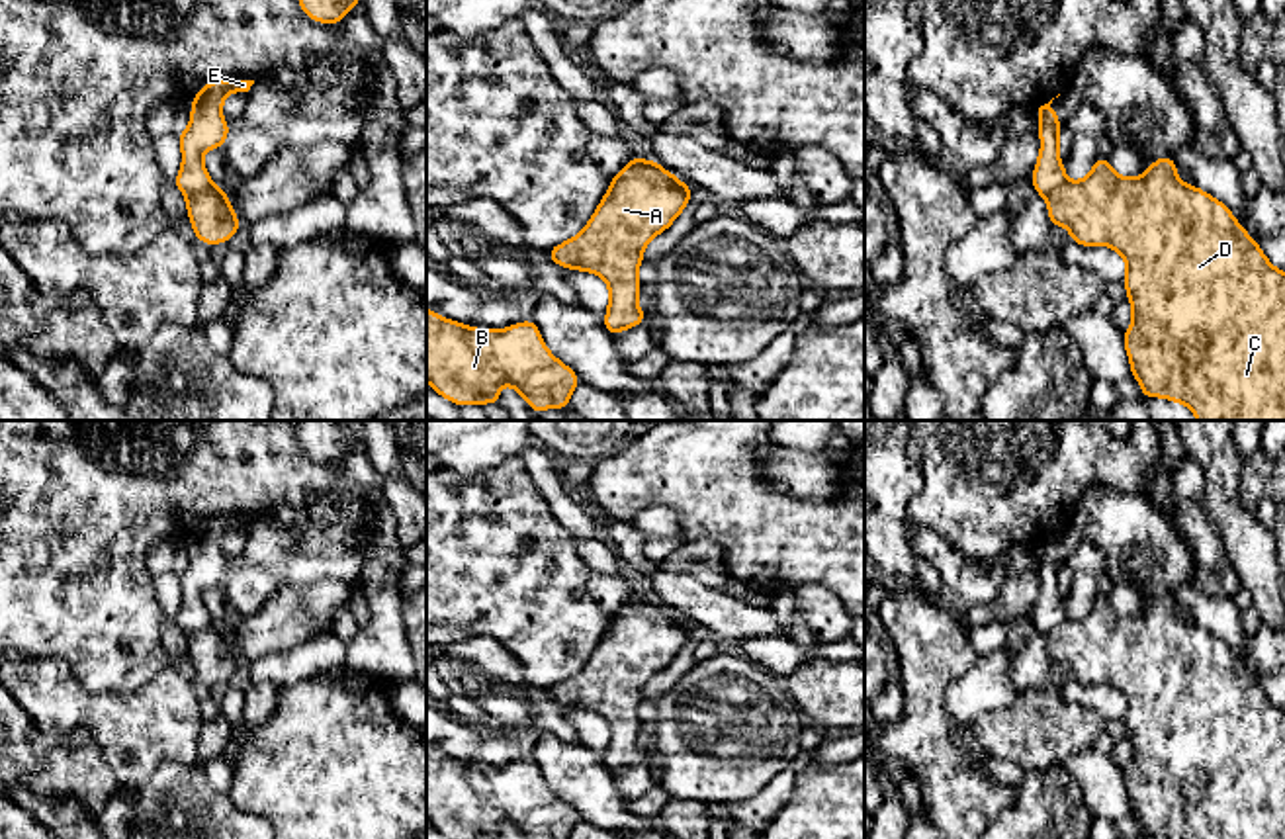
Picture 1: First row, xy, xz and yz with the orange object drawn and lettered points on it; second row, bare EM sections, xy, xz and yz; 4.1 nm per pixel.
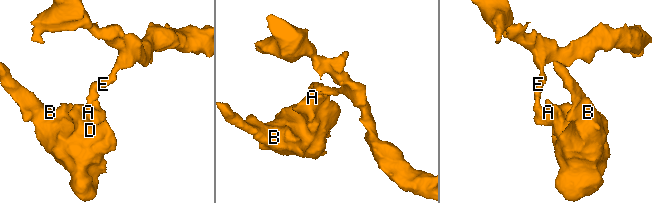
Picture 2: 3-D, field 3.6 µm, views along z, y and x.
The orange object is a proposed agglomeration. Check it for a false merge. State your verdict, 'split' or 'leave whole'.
split

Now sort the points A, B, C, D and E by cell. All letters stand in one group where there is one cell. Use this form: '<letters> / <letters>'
A B C D / E

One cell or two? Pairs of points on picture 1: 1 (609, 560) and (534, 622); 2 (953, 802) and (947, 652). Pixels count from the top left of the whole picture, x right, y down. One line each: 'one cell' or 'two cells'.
1: two cells
2: one cell

